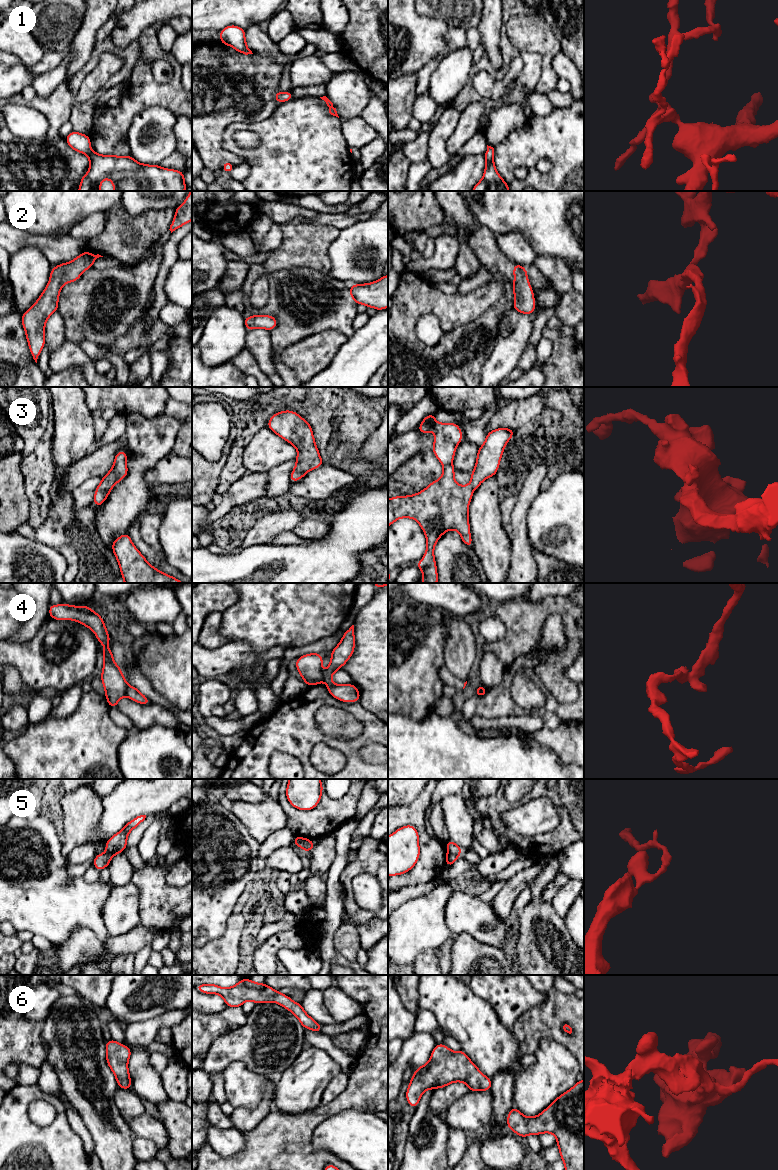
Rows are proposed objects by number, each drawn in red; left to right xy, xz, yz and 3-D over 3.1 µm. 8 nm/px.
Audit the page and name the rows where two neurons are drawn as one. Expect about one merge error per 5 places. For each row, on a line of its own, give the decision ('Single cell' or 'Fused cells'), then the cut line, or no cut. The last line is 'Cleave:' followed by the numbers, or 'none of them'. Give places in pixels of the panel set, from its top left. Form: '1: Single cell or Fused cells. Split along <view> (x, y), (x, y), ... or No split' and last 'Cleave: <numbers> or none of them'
1: Single cell. No split
2: Single cell. No split
3: Single cell. No split
4: Fused cells. Split along xy (128, 686), (125, 694)
5: Fused cells. Split along yz (447, 852), (458, 856)
6: Single cell. No split
Cleave: 4, 5

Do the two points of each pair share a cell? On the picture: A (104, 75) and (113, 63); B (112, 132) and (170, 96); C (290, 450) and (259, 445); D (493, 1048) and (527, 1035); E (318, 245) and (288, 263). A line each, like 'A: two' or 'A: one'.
A: one
B: one
C: one
D: two
E: one

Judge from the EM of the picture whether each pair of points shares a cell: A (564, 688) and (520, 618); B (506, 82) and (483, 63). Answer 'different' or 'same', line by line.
A: same
B: different

